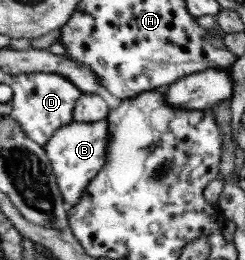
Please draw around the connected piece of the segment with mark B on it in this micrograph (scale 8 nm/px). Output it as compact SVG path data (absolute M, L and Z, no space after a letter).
M108 121L75 122L55 130L51 138L42 146L50 160L59 190L67 207L73 207L81 198L81 193L89 181L96 177L97 171L106 163L108 145Z

